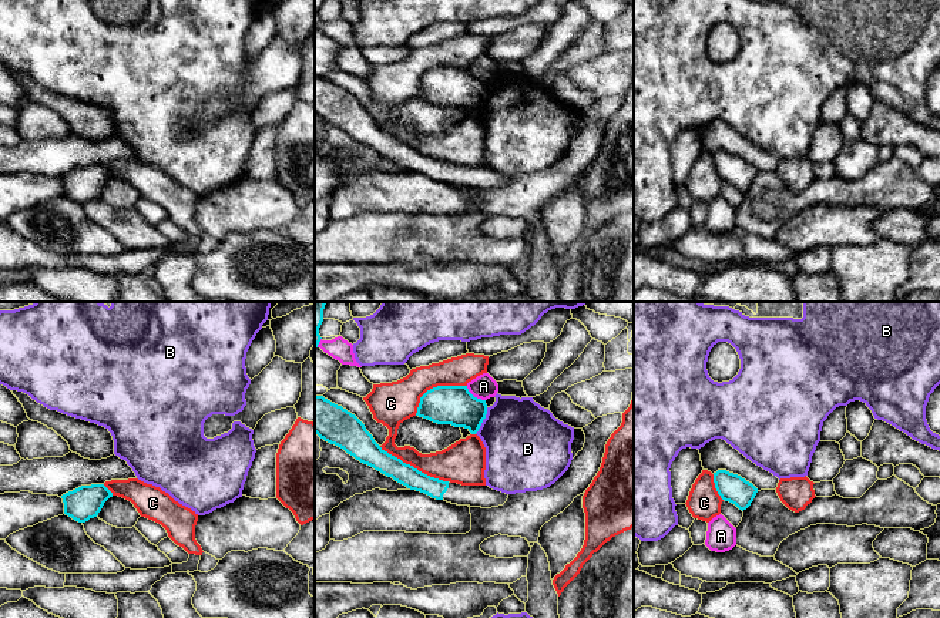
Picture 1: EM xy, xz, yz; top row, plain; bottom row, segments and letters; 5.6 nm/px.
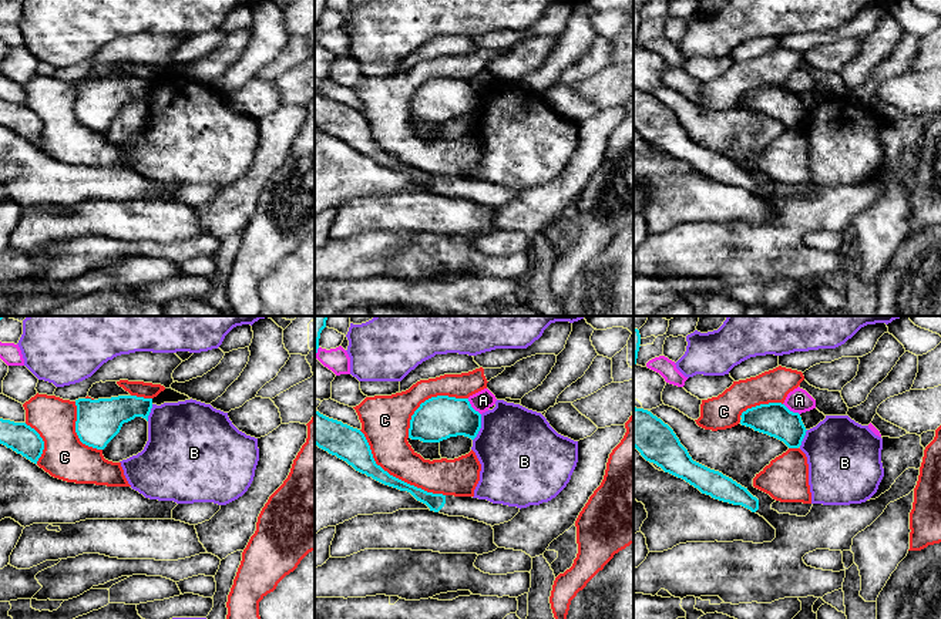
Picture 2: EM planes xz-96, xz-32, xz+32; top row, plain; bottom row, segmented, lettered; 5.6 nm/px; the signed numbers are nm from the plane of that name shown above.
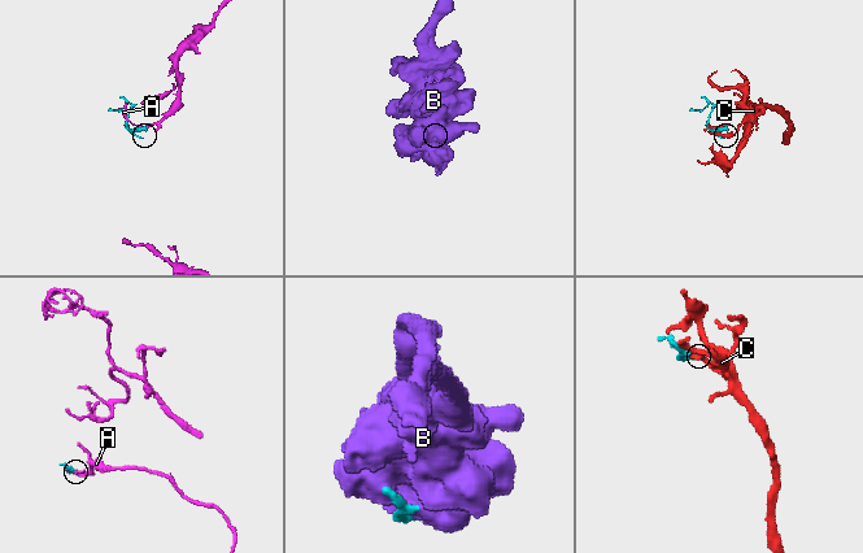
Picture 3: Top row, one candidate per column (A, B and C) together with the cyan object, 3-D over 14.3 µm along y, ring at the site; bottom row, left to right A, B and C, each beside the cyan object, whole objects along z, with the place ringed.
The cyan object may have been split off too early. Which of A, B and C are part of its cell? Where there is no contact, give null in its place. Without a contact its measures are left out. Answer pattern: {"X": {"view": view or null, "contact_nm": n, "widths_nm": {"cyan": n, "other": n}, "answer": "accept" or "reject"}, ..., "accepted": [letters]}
{"A": {"view": "xz", "contact_nm": 140, "widths_nm": {"cyan": 220, "other": 140}, "answer": "reject"}, "B": {"view": "xz", "contact_nm": 170, "widths_nm": {"cyan": 220, "other": 420}, "answer": "reject"}, "C": {"view": "xz", "contact_nm": 440, "widths_nm": {"cyan": 140, "other": 200}, "answer": "reject"}, "accepted": []}

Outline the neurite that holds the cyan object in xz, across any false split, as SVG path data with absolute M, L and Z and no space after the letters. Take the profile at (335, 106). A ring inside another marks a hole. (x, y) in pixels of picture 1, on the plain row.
M316 75L315 114L325 122L343 130L360 144L432 179L481 189L503 187L508 179L508 175L489 167L461 167L419 152L385 132L355 95Z

